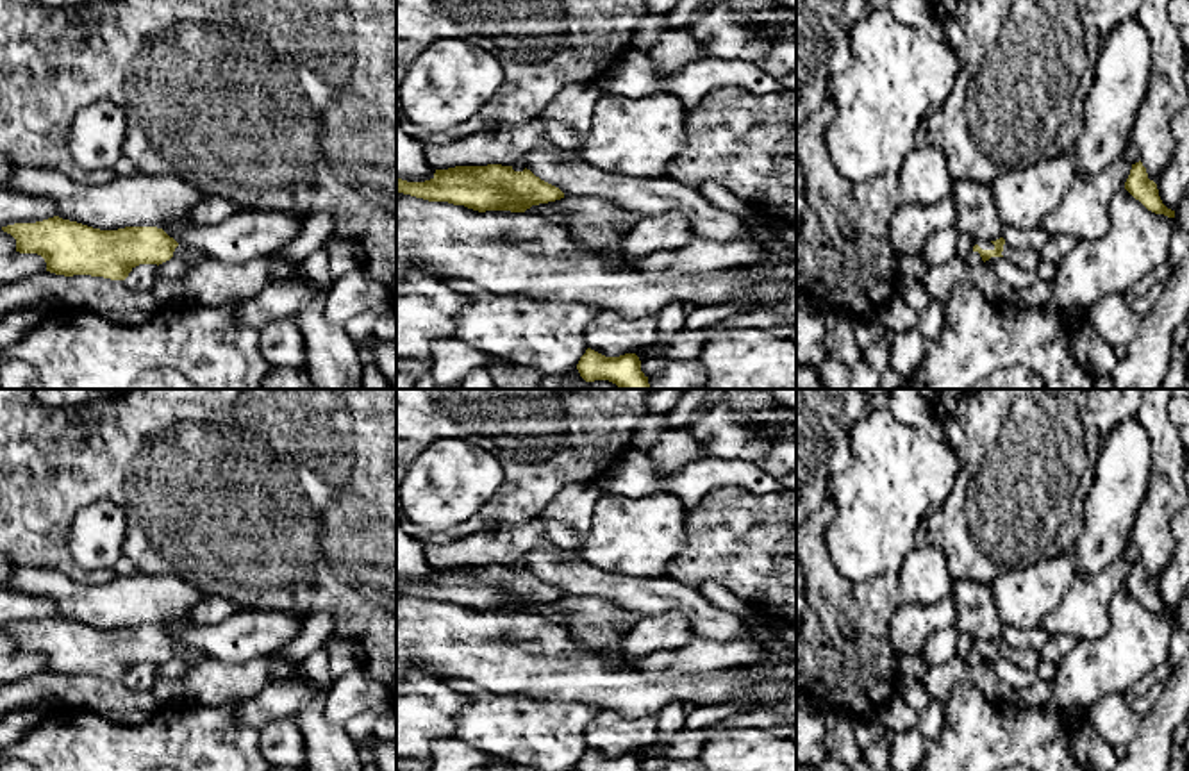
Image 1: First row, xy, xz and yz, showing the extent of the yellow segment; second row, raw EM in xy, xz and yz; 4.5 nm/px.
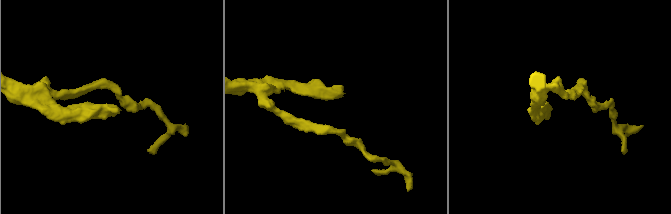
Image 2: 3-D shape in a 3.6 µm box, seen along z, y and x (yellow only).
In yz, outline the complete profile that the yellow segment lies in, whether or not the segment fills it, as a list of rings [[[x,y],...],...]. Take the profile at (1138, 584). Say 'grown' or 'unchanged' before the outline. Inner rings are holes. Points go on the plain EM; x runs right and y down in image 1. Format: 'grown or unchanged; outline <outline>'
unchanged; outline [[[1143,562],[1132,564],[1130,575],[1125,582],[1125,589],[1139,600],[1148,610],[1155,614],[1164,614],[1168,618],[1175,618],[1175,610],[1168,609],[1160,596],[1157,584],[1148,578],[1146,568]]]

